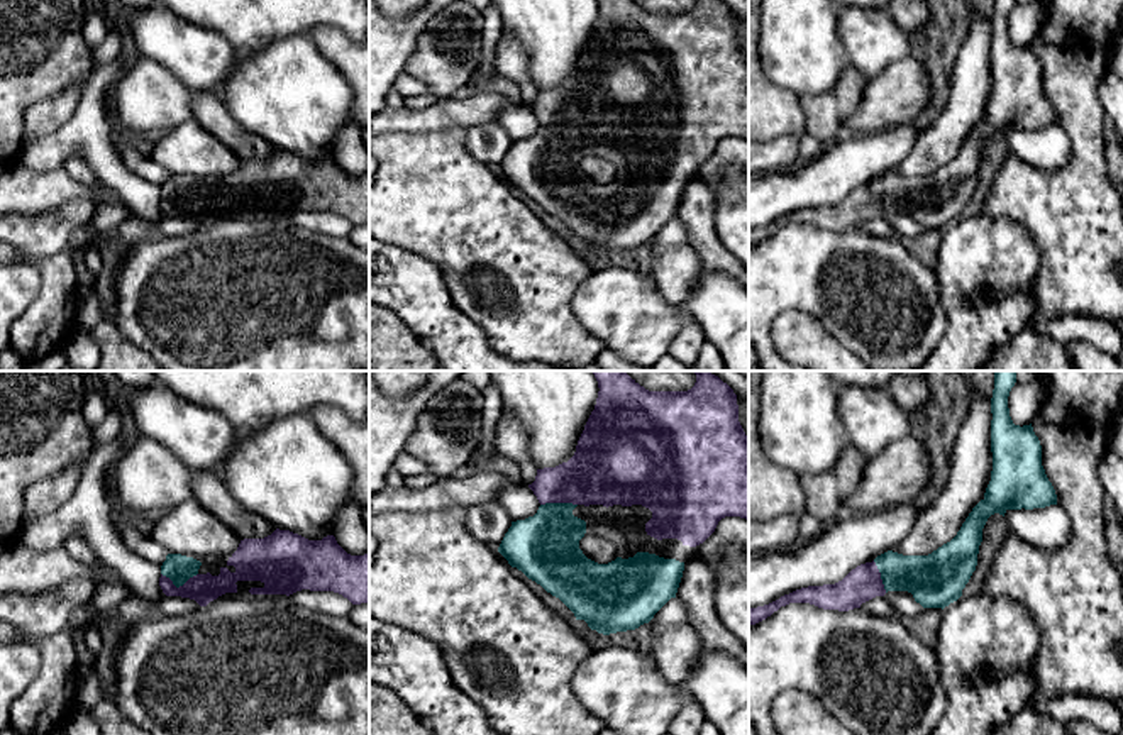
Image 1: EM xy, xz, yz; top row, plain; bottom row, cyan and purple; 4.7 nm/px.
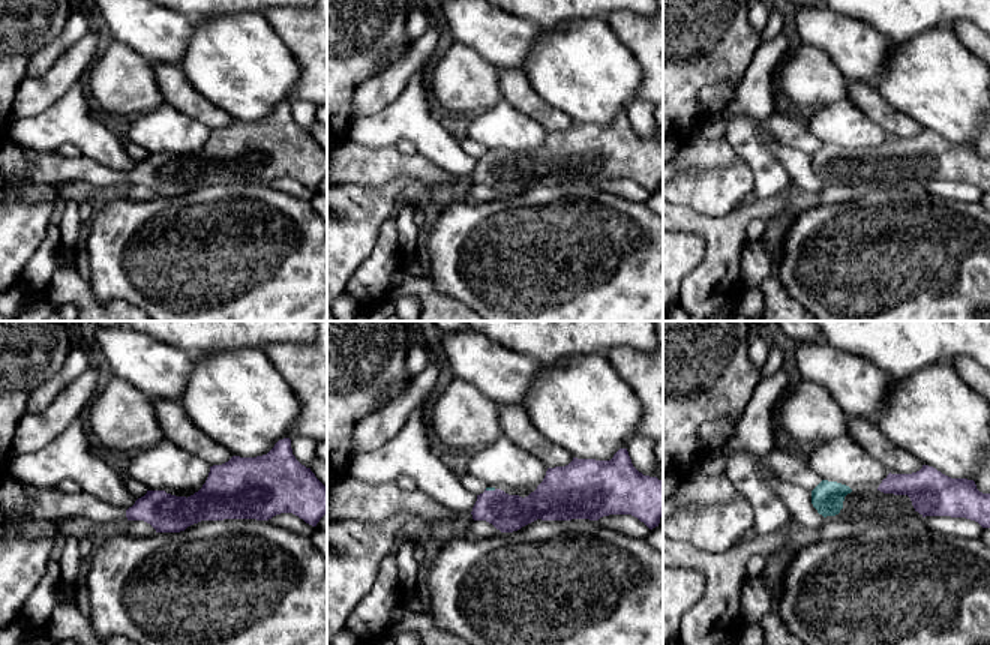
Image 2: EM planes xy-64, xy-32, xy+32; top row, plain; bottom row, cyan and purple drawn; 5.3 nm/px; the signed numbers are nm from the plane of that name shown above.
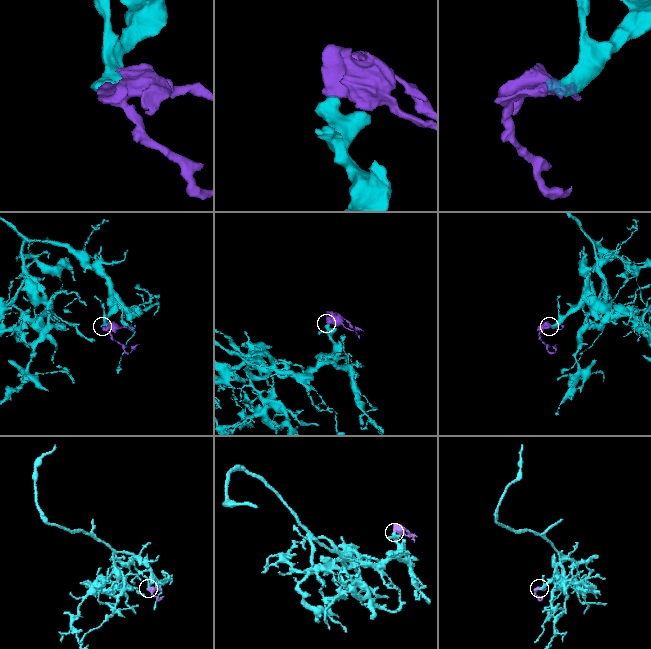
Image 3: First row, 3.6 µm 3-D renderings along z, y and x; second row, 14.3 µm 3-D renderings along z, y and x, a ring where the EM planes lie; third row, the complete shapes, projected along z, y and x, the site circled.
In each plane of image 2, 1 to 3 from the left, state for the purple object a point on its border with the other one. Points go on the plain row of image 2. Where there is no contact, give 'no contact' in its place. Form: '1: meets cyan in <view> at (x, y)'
1: no contact
2: meets cyan in xy-32 at (491, 153)
3: no contact

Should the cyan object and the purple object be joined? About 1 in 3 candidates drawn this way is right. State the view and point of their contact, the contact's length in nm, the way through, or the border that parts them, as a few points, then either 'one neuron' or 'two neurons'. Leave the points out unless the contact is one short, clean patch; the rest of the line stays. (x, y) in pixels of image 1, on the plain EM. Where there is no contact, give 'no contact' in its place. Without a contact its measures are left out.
xy (178, 207) | 180 nm | one neuron

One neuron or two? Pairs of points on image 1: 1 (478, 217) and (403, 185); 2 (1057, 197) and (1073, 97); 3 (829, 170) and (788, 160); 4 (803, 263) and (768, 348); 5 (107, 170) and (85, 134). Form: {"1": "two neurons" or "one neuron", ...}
{"1": "one neuron", "2": "one neuron", "3": "two neurons", "4": "one neuron", "5": "one neuron"}

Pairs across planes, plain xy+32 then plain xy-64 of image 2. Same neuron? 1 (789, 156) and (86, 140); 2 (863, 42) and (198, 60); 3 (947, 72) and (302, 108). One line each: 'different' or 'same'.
1: same
2: different
3: different

